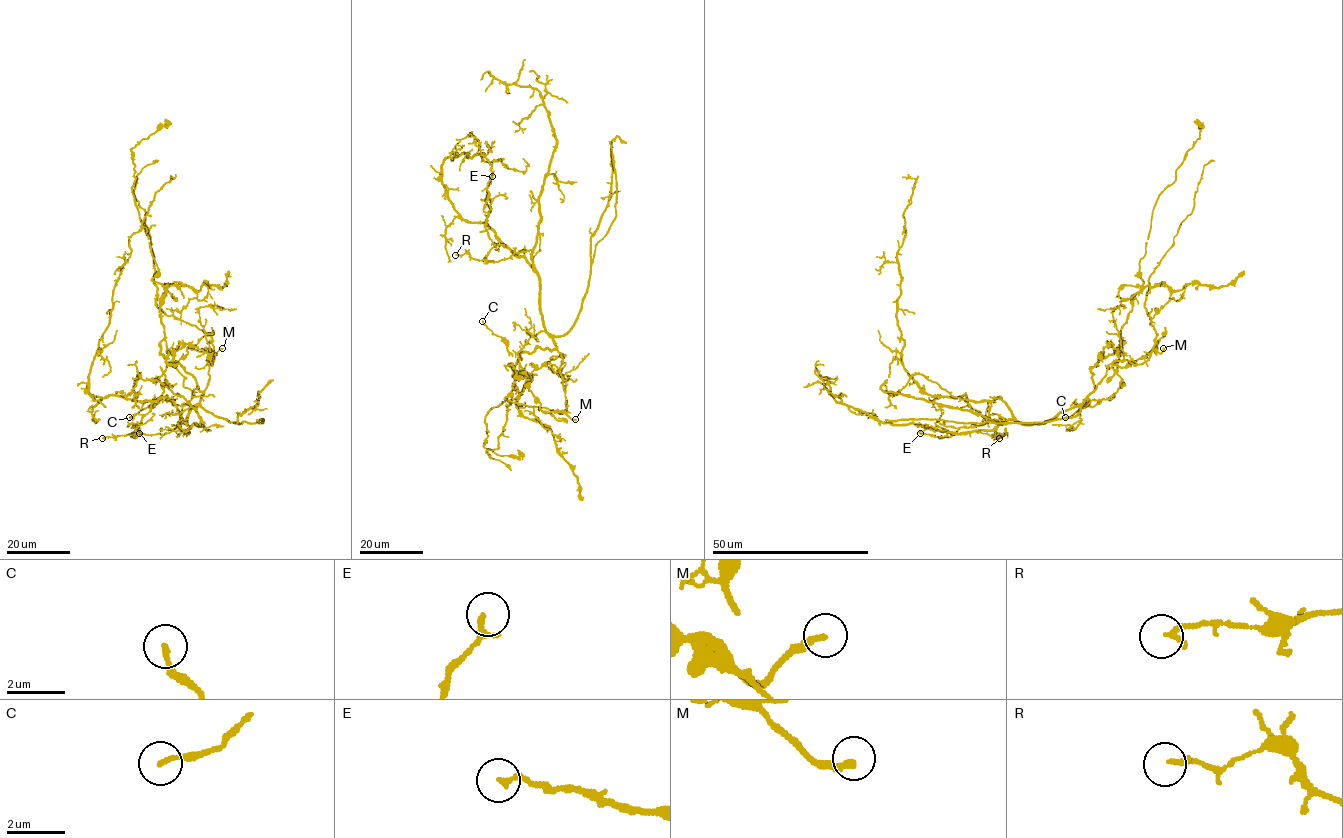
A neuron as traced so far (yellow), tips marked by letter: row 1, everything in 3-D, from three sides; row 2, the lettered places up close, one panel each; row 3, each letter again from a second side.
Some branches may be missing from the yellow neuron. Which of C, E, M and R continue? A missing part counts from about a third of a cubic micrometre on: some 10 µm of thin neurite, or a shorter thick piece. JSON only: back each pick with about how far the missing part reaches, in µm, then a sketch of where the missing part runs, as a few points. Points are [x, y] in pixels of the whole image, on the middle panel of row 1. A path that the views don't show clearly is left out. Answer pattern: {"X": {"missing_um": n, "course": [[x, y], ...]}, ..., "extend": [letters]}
{"extend": []}

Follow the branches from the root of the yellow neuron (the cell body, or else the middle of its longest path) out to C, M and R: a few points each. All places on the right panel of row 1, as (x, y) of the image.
C: (1089, 396), (1075, 406), (1092, 400), (1100, 401), (1092, 406), (1081, 406), (1065, 417)
M: (1089, 396), (1094, 389), (1091, 369), (1121, 339), (1121, 367), (1163, 348)
R: (1089, 396), (1081, 404), (1044, 421), (1002, 421), (994, 429), (996, 435), (1006, 434), (999, 438)

